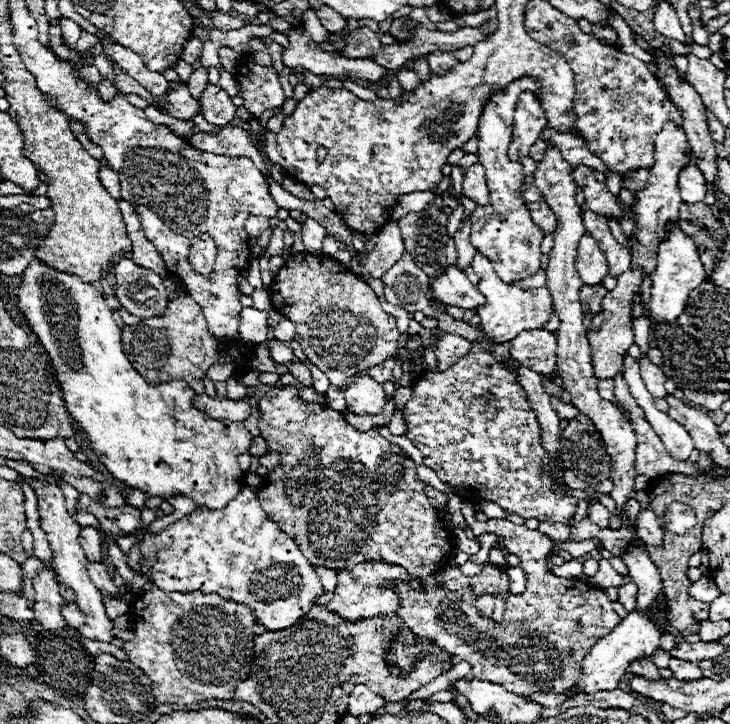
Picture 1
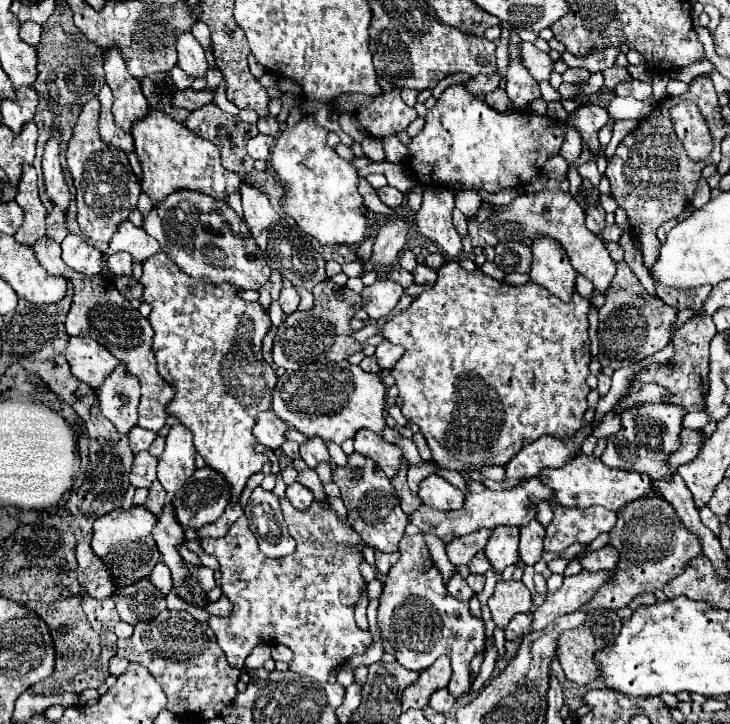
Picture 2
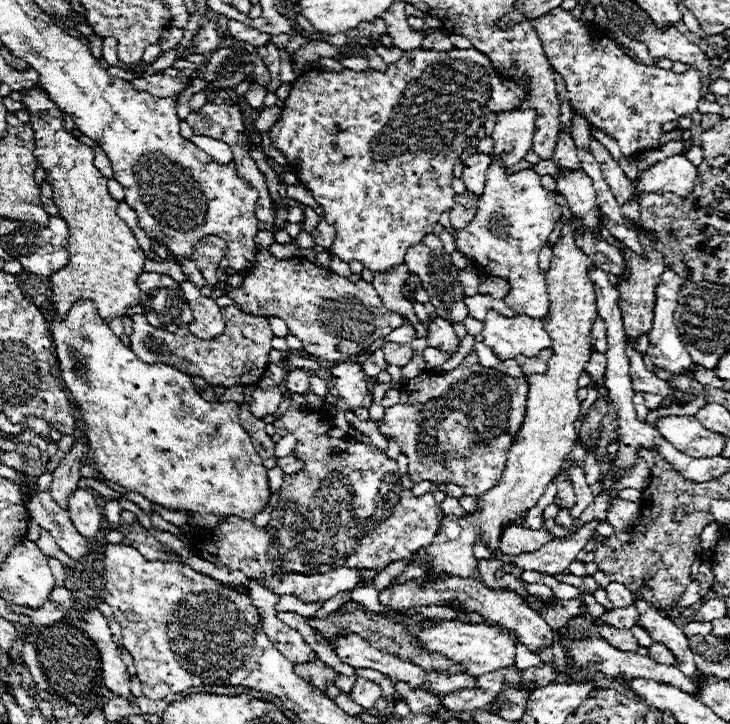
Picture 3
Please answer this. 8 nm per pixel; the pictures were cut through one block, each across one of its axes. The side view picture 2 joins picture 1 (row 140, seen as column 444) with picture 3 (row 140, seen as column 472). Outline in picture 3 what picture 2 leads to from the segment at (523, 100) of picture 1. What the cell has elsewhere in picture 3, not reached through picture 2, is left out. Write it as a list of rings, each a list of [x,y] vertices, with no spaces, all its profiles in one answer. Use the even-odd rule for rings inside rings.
[[[532,108],[498,114],[492,132],[494,140],[492,156],[494,158],[502,156],[506,168],[520,162],[526,156],[526,152],[532,148],[534,120],[536,120],[536,110]]]

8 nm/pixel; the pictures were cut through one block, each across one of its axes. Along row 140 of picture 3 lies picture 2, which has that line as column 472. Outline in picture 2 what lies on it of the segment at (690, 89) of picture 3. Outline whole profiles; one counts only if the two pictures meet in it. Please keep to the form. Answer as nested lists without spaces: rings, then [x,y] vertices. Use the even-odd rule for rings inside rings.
[[[422,533],[403,536],[399,542],[400,560],[390,568],[384,592],[380,596],[378,626],[382,636],[396,650],[396,660],[408,670],[424,670],[438,656],[446,654],[452,660],[450,694],[460,700],[470,690],[470,660],[484,650],[484,622],[474,618],[468,604],[452,598],[438,574]]]

